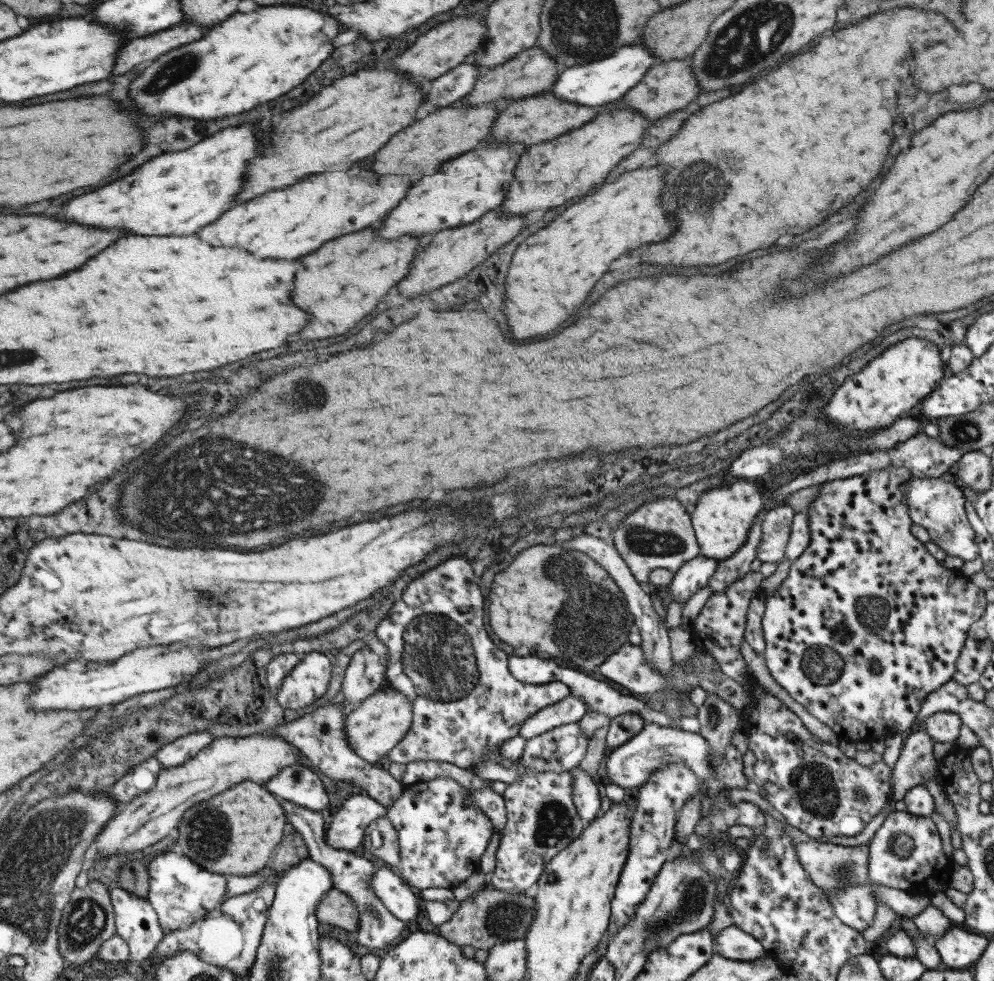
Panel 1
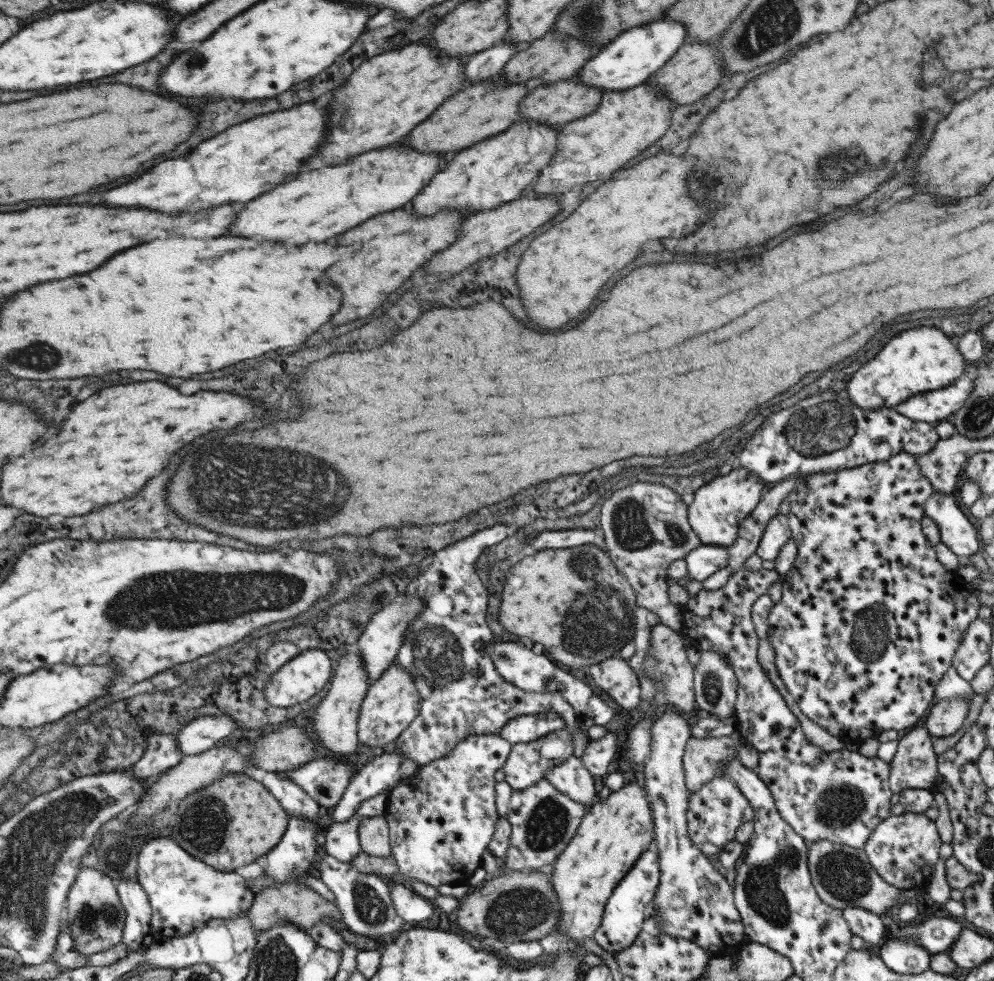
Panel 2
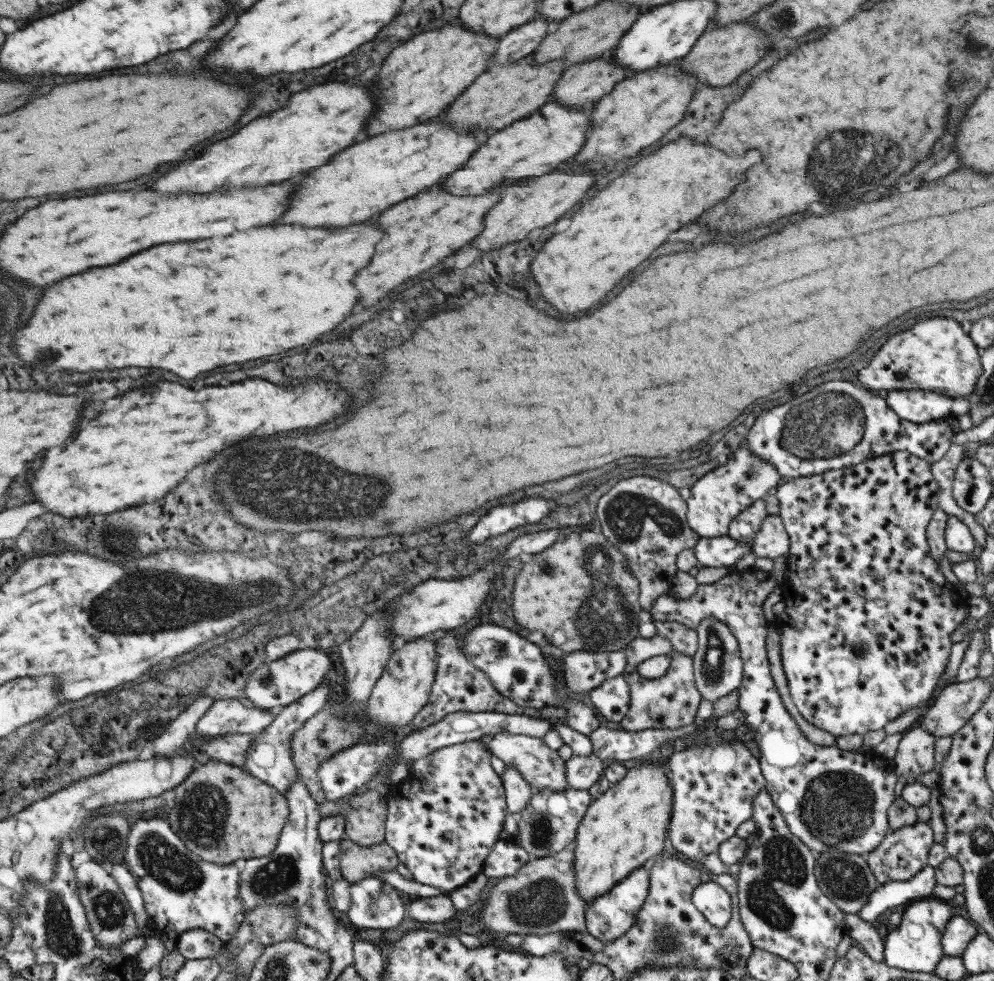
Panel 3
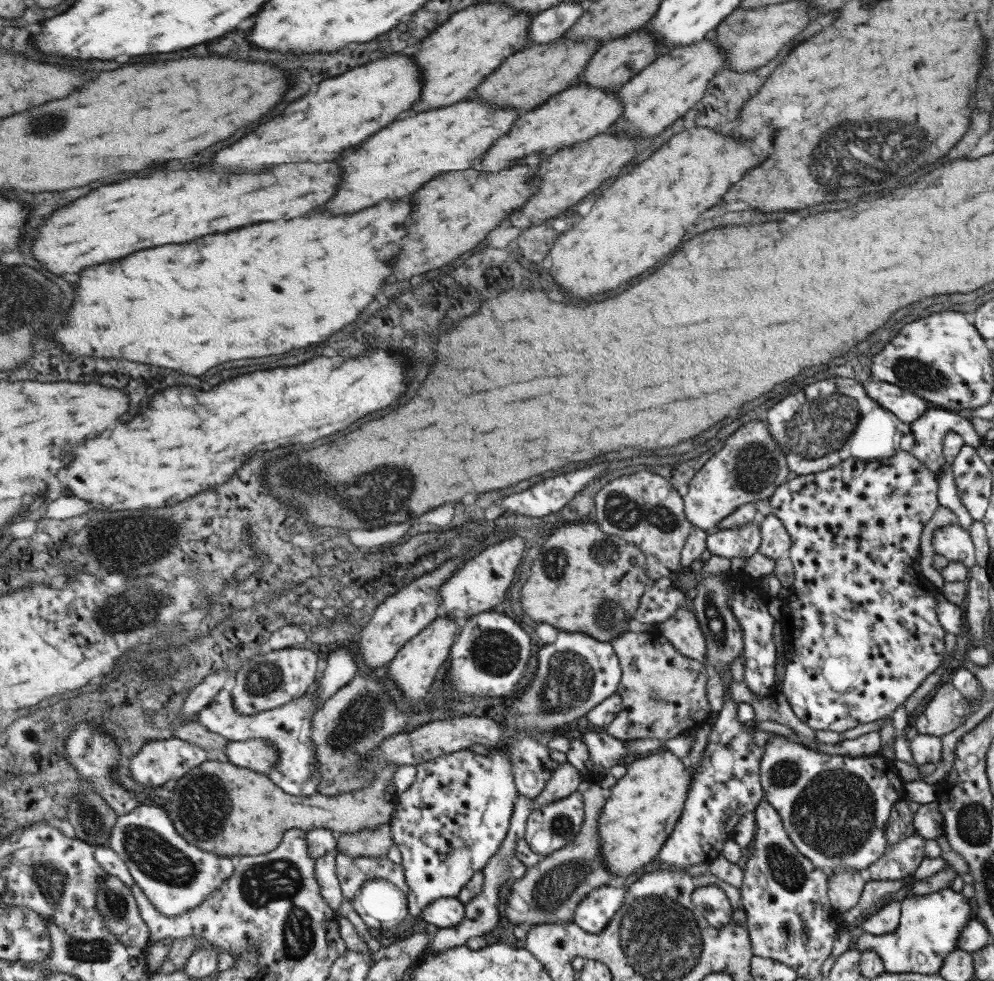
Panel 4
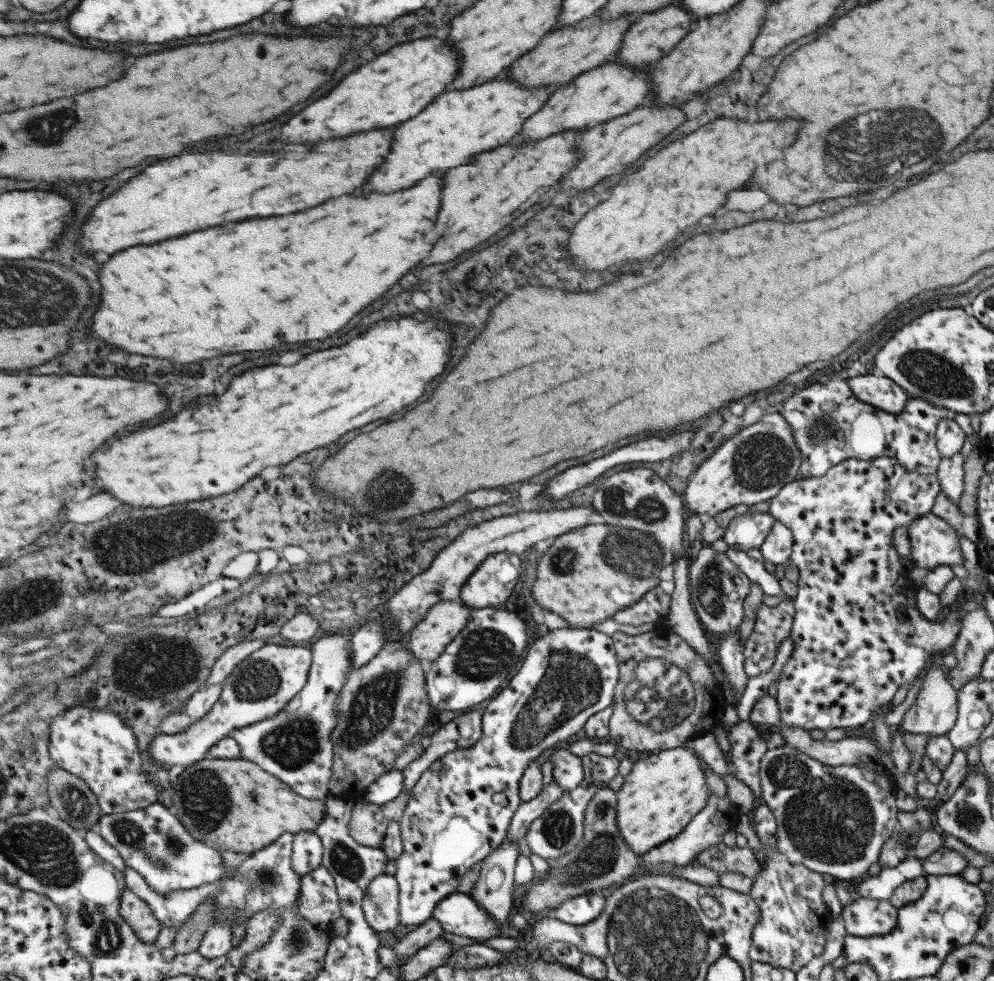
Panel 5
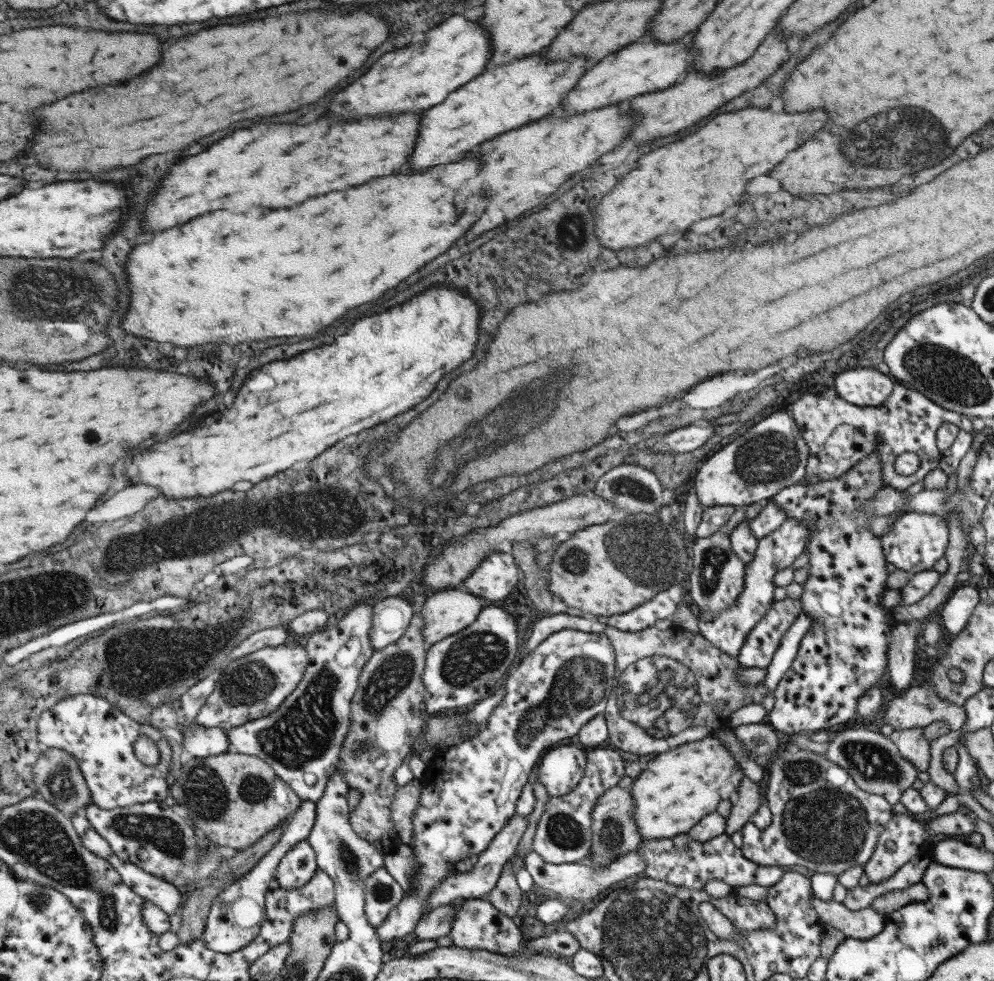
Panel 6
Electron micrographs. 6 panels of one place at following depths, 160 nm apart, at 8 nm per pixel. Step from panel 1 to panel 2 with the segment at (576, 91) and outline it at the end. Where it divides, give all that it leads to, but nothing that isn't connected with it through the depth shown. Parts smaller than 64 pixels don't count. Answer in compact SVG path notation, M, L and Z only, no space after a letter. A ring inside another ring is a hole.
M661 17L620 32L592 56L576 74L582 84L605 91L622 91L642 85L663 66L686 40L684 24Z

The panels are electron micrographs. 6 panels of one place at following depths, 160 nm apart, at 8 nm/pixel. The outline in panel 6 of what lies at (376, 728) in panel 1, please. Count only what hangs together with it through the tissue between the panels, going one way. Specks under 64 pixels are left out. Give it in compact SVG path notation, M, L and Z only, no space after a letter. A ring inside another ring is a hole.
M457 589L437 591L424 601L422 633L428 645L469 626L482 610L479 598Z

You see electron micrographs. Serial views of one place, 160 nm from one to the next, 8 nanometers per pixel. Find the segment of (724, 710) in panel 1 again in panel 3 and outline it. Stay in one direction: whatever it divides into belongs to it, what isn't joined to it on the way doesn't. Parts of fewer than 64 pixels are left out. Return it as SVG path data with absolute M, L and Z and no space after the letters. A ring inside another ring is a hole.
M713 617L701 619L696 626L698 647L692 654L694 685L703 700L715 702L735 690L742 681L742 663L736 638L728 626Z

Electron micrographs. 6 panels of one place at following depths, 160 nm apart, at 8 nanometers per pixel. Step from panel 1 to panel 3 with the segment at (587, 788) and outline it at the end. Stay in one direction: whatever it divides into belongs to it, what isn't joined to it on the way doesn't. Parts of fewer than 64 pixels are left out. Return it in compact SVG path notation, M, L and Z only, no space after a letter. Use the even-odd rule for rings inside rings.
M507 731L481 735L477 737L481 745L493 756L502 760L506 766L512 766L529 786L530 792L539 791L543 788L549 791L561 791L568 788L564 775L565 760L557 751L548 749L542 738L526 734L511 734Z

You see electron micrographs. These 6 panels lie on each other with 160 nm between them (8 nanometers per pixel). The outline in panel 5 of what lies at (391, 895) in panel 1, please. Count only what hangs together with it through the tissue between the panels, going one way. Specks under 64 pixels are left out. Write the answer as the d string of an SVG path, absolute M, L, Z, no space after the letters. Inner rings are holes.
M455 892L448 894L435 905L431 917L439 924L441 931L457 934L457 936L466 936L477 940L477 942L499 937L500 934L500 920L496 921L493 917L490 917L481 907L476 905L476 902L469 894L465 893Z

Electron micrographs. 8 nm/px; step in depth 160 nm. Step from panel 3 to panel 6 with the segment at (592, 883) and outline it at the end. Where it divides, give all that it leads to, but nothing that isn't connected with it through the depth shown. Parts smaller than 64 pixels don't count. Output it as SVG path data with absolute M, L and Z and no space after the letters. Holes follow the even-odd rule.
M718 731L709 733L706 734L701 740L686 742L685 744L676 746L671 750L667 750L667 752L662 752L658 755L655 754L655 757L652 759L648 757L645 758L646 768L643 769L643 772L641 772L637 778L633 779L629 790L634 800L633 820L635 820L637 832L640 834L641 840L671 838L677 836L678 834L686 833L694 824L697 824L697 821L701 820L706 815L713 814L719 804L719 800L730 800L733 797L733 792L736 792L738 789L742 777L742 770L738 767L736 760L733 758L732 752L722 743L718 733Z

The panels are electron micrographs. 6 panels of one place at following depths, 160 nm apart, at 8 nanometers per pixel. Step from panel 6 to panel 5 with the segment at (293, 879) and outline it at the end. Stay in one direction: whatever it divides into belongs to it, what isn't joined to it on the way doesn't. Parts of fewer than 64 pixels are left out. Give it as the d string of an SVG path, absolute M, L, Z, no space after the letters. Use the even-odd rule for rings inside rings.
M302 831L291 837L290 865L302 877L320 865L322 844L314 831Z

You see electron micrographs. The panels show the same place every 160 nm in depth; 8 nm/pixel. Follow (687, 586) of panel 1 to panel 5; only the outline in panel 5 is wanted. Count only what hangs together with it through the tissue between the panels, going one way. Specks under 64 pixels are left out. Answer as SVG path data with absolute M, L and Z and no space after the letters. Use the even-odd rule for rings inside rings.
M743 513L731 519L720 539L728 548L747 552L751 547L758 548L763 543L774 521L769 513Z

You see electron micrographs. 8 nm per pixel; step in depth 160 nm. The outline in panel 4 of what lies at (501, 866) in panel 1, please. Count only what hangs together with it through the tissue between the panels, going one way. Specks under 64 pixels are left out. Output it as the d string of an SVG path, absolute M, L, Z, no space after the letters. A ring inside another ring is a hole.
M573 792L533 809L526 818L524 841L540 858L563 848L575 838L584 817L582 798Z

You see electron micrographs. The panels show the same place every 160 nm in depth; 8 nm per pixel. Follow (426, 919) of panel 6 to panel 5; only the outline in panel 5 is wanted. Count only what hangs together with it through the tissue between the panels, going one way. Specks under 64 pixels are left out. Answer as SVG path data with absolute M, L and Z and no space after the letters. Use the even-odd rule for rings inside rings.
M429 917L420 925L416 925L406 930L405 936L392 946L392 950L397 956L409 958L420 948L427 946L439 935L439 924L433 917Z

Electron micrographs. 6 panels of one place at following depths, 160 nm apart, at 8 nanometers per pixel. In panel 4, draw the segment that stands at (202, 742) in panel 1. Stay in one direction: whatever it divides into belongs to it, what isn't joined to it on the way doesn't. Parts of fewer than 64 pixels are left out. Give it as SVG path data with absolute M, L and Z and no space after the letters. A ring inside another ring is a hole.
M221 689L212 701L198 714L197 720L211 732L221 734L228 740L247 741L263 739L276 748L276 763L268 770L267 778L272 779L287 794L296 797L310 797L316 793L320 781L315 746L311 738L312 716L318 708L316 692L307 690L306 694L273 710L257 714L239 714L235 708L232 691Z

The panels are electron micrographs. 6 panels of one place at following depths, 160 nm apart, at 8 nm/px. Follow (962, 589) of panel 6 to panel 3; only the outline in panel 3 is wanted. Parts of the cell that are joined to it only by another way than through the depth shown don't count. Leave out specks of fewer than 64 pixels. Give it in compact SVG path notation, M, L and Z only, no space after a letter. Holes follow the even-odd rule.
M895 451L864 460L853 466L825 471L810 477L790 479L772 491L777 498L778 517L782 520L789 540L789 549L785 555L787 557L785 578L779 584L785 605L783 614L781 614L783 617L775 617L772 621L779 631L780 660L788 693L799 714L809 724L834 737L879 730L902 712L924 703L931 696L933 689L937 687L940 676L947 665L953 644L949 641L949 634L968 616L967 600L963 599L963 595L959 594L954 585L945 580L939 572L937 563L931 559L931 553L927 547L925 530L933 511L938 508L938 489L930 471L930 463L913 454Z

